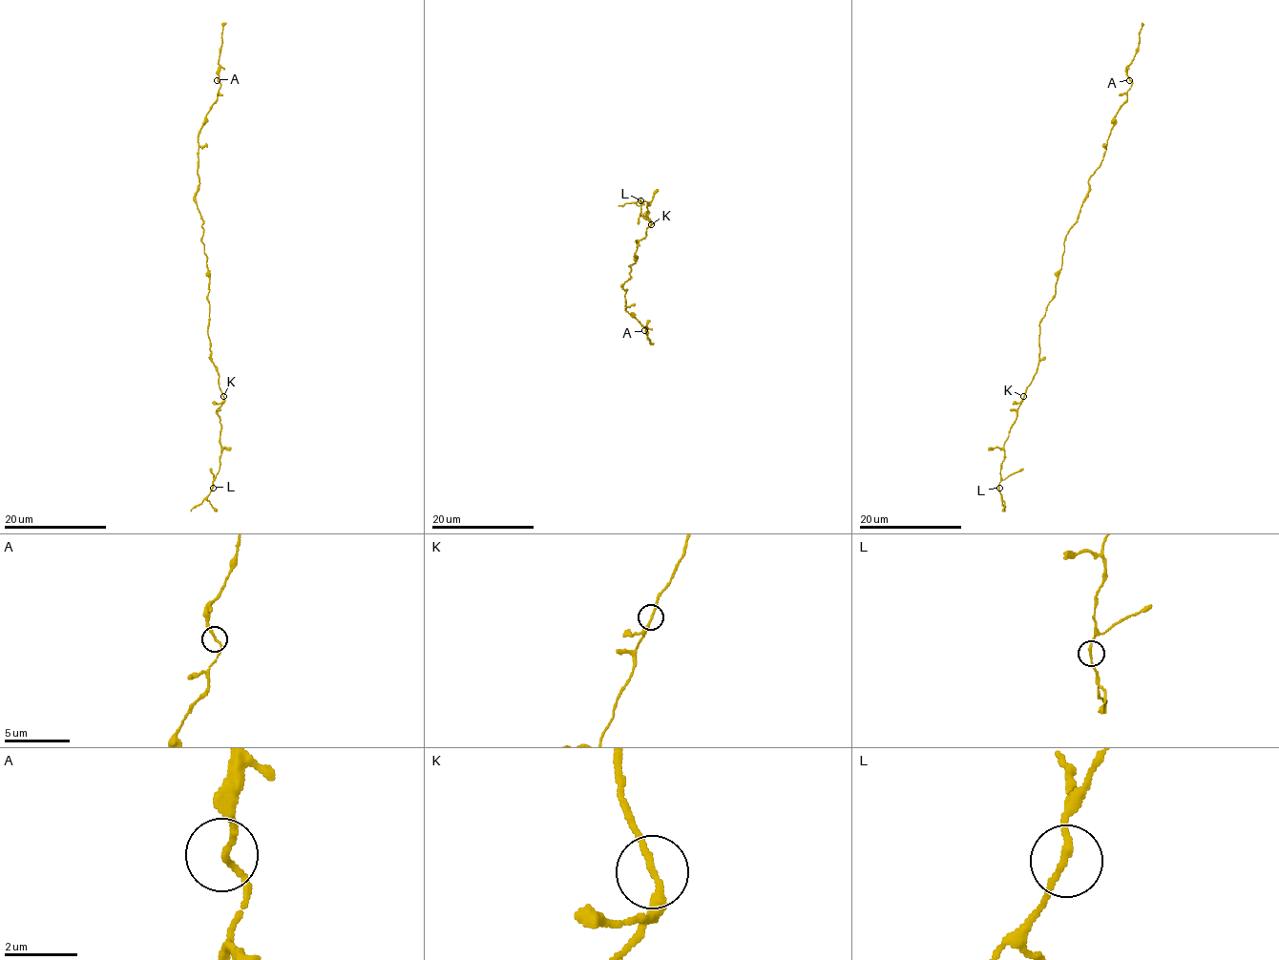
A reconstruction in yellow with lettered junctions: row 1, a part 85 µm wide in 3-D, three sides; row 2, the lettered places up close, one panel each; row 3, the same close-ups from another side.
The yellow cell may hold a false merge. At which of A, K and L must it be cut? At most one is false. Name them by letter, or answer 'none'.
none

